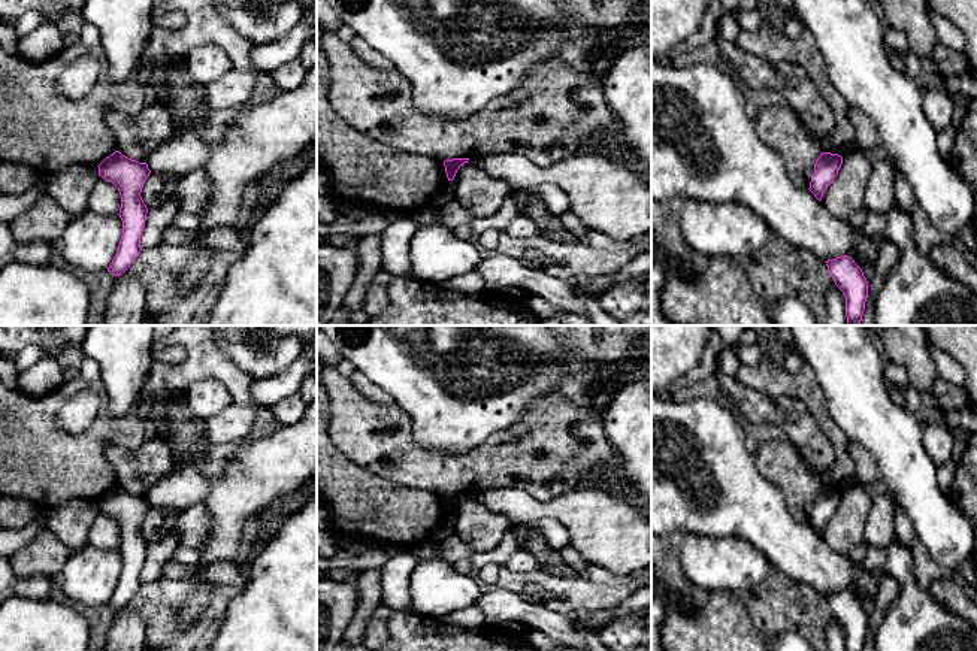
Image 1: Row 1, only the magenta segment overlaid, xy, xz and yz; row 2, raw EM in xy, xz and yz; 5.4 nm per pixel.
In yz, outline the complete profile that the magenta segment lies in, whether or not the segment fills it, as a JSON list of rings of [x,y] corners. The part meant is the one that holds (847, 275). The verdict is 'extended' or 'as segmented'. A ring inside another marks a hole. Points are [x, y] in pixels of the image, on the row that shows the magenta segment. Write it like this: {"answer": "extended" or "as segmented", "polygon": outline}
{"answer": "as segmented", "polygon": [[[841,255],[825,263],[835,285],[846,297],[847,326],[860,326],[869,284],[862,269],[849,255]]]}

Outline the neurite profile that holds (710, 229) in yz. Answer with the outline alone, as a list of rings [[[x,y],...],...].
[[[681,202],[680,228],[699,260],[719,255],[754,258],[769,242],[772,230],[739,203]]]

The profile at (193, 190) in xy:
[[[197,169],[181,176],[173,196],[178,200],[181,212],[200,217],[211,197],[211,179],[208,172],[205,169]]]

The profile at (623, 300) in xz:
[[[618,282],[602,293],[599,305],[602,311],[617,321],[626,321],[647,308],[648,282]]]

